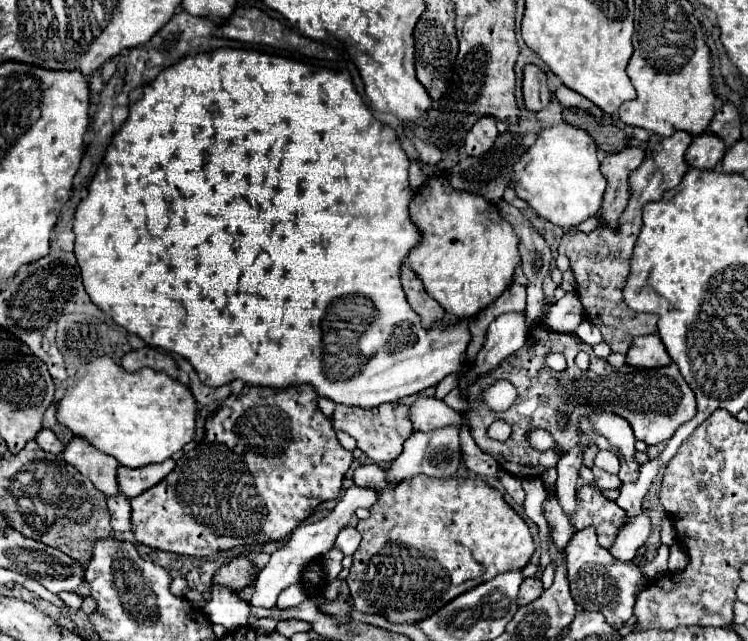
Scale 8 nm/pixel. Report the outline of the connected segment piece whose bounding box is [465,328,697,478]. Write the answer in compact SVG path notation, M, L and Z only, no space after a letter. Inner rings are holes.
M531 328L531 342L527 342L521 350L511 354L511 358L505 358L499 370L493 374L485 376L477 384L471 386L469 392L469 404L471 410L467 410L469 426L471 426L471 436L475 444L489 456L493 456L501 470L517 476L517 478L535 478L541 476L545 470L553 468L559 462L559 456L555 450L545 450L537 452L531 442L529 442L529 432L533 428L547 430L555 444L561 446L565 452L571 450L577 442L577 424L579 418L585 418L589 412L613 412L623 416L637 440L643 440L647 446L655 446L661 442L667 442L675 430L689 422L697 414L695 406L695 394L679 374L679 368L675 364L669 364L665 368L633 368L633 366L623 366L619 368L619 374L613 366L607 364L605 358L597 358L593 354L593 348L589 344L577 344L571 334L559 334L547 328ZM585 350L591 356L591 364L587 372L581 372L575 364L575 356ZM551 352L561 352L567 360L567 370L565 372L555 372L545 364L545 356ZM497 380L509 380L517 388L517 398L511 404L507 412L493 412L489 408L483 408L481 394L487 386L491 386ZM557 412L565 412L569 416L567 430L561 430L557 426ZM495 420L505 420L511 424L513 432L505 442L491 440L487 436L487 428Z

